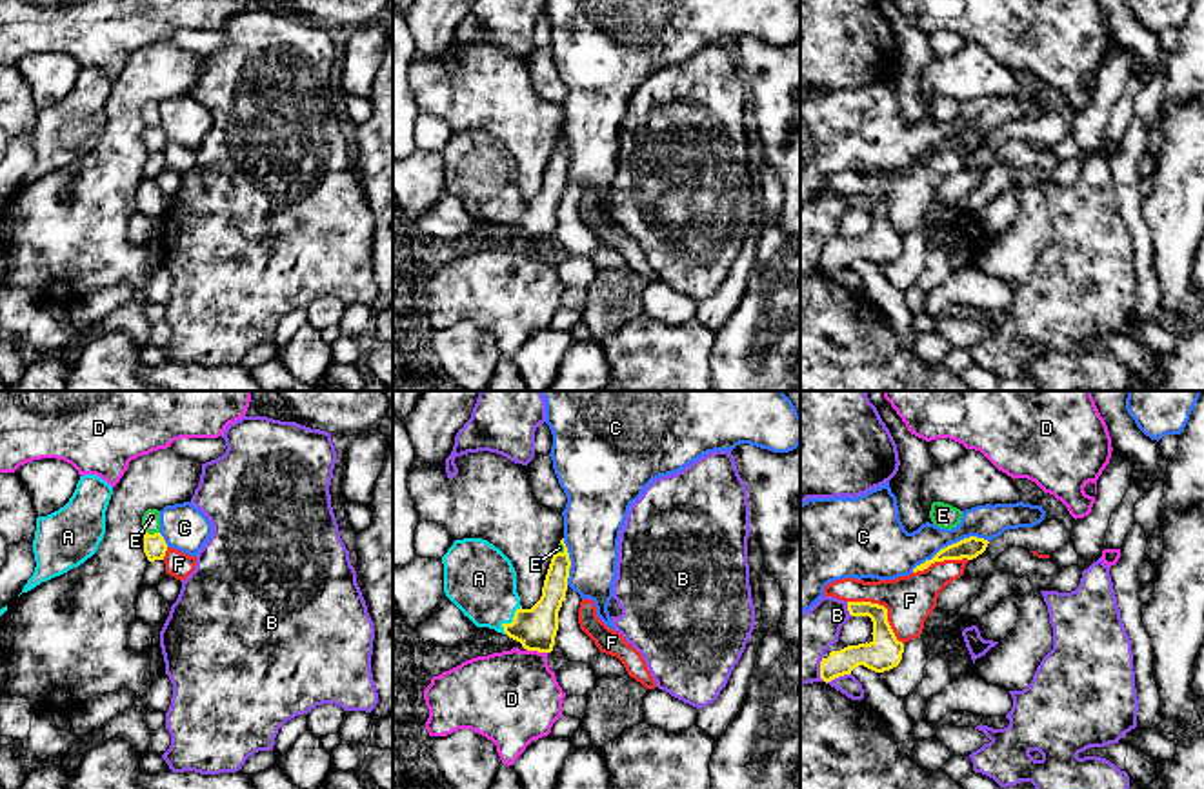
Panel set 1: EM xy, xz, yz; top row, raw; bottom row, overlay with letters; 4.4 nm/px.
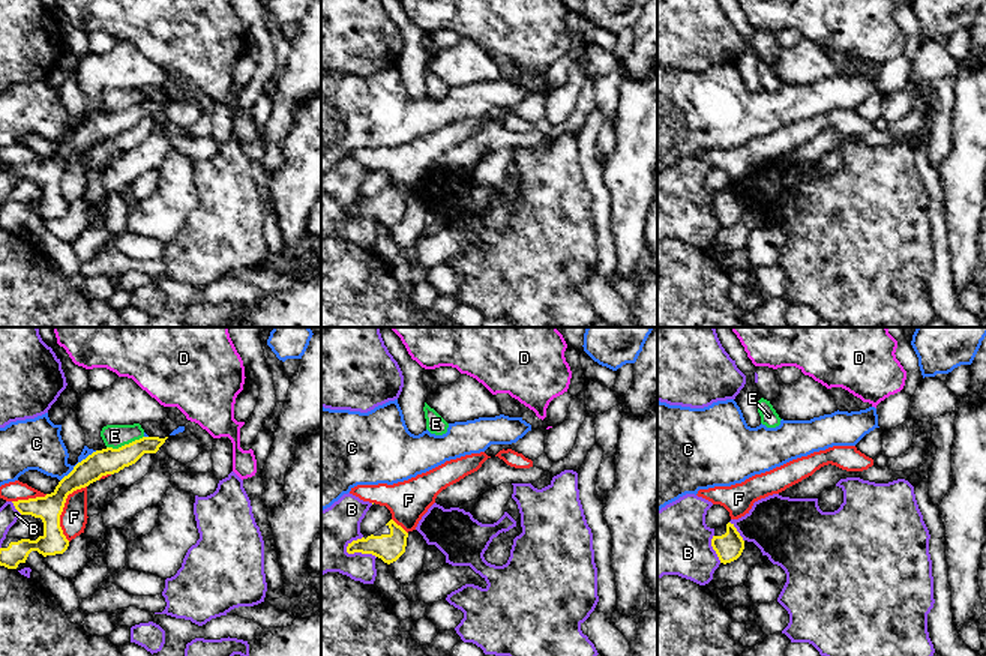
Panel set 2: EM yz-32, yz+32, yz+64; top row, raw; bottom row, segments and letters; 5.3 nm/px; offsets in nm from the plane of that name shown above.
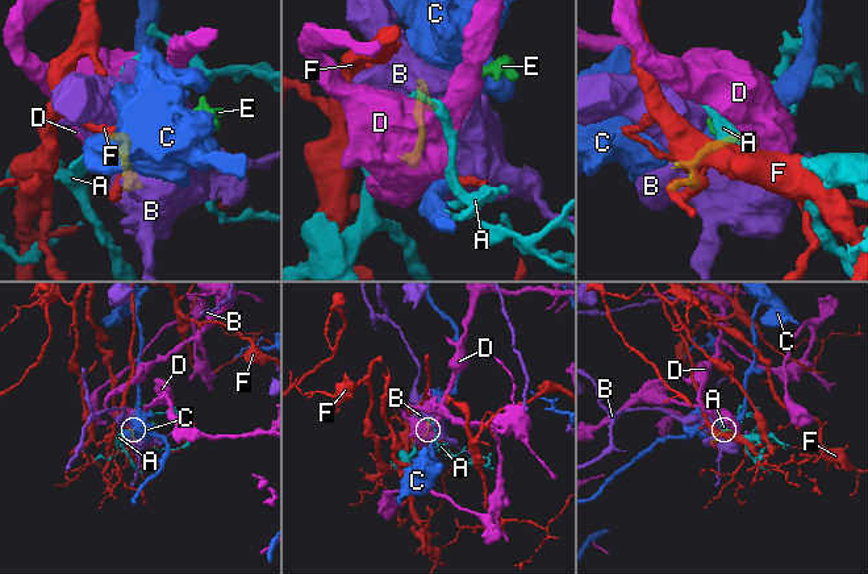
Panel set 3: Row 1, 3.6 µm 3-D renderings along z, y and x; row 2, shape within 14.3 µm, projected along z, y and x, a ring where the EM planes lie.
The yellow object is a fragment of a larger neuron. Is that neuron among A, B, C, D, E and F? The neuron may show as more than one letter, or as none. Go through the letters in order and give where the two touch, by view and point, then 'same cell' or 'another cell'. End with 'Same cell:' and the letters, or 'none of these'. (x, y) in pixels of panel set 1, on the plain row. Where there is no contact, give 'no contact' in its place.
A: xz (511, 215) | same cell
B: yz (848, 202) | another cell
C: yz (952, 137) | another cell
D: xz (537, 242) | another cell
E: xy (155, 126) | same cell
F: yz (884, 200) | another cell
Same cell: A, E

